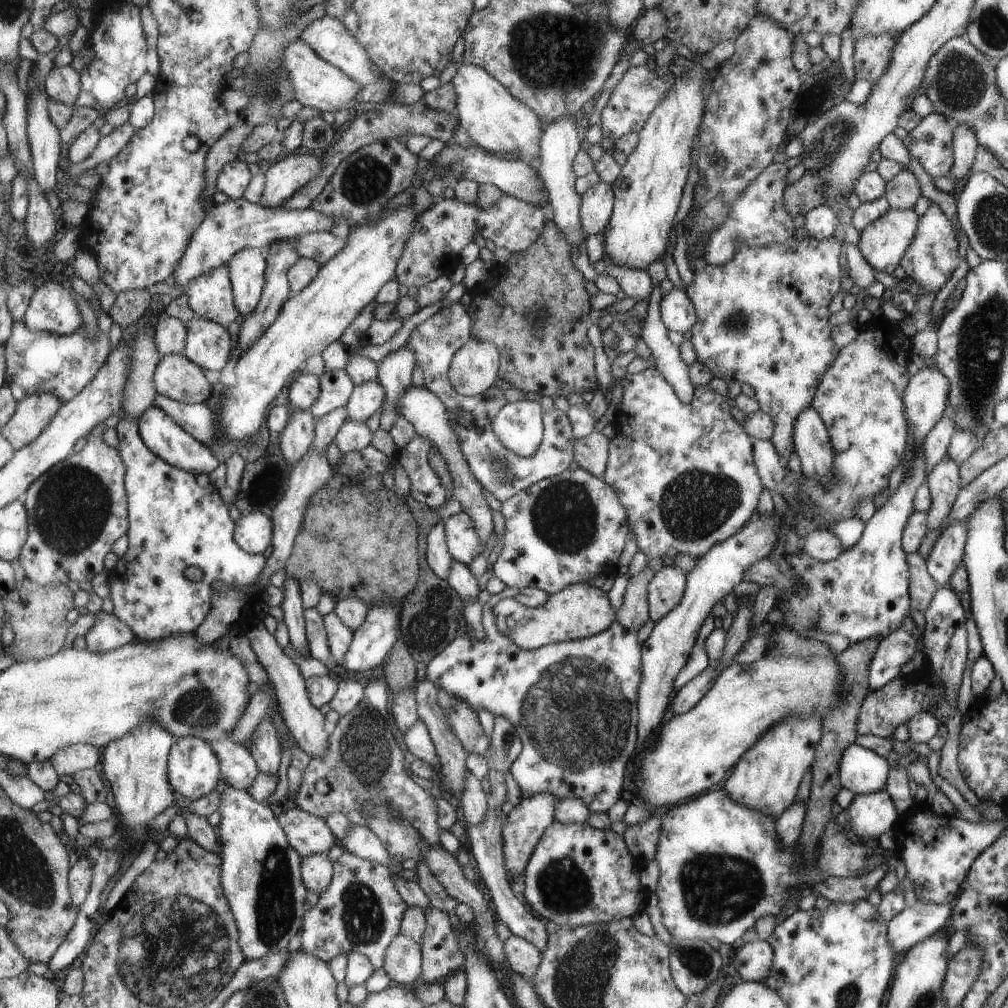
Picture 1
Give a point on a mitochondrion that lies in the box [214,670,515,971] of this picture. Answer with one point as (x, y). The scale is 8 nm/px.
(275, 906)

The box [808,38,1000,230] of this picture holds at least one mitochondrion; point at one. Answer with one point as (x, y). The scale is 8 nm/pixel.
(960, 82)

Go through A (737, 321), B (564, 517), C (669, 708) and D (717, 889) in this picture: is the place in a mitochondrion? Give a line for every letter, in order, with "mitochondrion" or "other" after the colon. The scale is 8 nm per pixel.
A: mitochondrion
B: mitochondrion
C: other
D: mitochondrion

